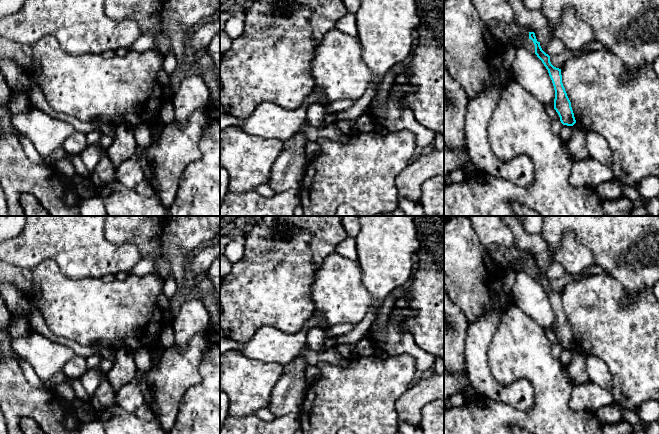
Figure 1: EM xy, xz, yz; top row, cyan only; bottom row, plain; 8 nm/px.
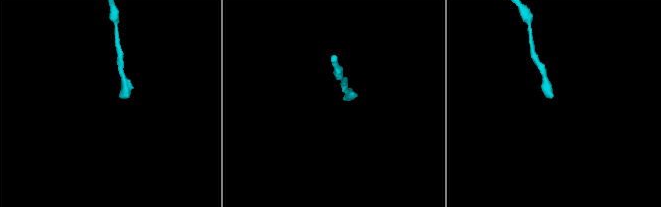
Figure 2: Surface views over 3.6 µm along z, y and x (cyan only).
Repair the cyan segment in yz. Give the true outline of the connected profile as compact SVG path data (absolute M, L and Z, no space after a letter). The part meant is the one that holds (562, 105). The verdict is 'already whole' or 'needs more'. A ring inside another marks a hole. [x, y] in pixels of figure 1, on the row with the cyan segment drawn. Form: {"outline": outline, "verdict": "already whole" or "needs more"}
{"outline": "M529 32L529 39L533 41L535 45L535 54L548 70L552 80L555 90L554 109L558 113L561 123L563 125L573 126L576 123L576 120L571 107L571 102L562 83L561 69L556 68L551 64L550 56L542 50L540 42L537 41L534 32Z", "verdict": "already whole"}

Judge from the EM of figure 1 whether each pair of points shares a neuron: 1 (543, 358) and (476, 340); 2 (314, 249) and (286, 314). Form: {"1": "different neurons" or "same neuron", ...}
{"1": "different neurons", "2": "same neuron"}

